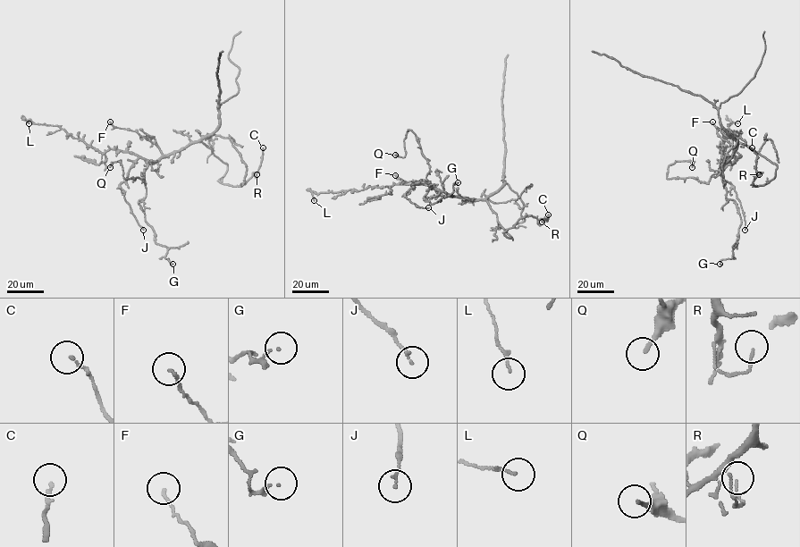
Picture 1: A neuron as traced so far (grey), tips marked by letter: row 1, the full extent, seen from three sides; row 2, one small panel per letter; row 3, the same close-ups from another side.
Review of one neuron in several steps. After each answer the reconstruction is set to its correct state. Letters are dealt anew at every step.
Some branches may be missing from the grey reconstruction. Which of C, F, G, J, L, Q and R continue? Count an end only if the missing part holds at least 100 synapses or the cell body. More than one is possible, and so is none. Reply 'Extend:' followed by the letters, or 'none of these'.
Extend: none of these

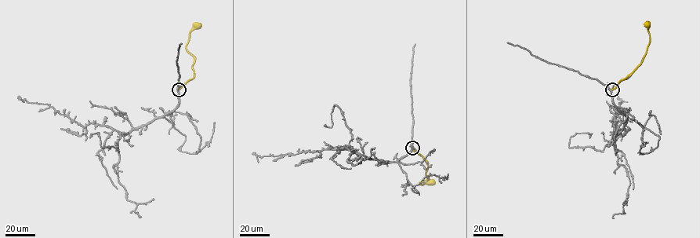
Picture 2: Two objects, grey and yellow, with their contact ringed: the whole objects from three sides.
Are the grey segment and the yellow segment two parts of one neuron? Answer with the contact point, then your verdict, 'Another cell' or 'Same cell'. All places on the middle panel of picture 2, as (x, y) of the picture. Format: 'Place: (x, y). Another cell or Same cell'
Place: (412, 148). Another cell

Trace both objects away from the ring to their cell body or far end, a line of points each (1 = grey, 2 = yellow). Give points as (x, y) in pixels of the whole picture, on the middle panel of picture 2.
1: (412, 148), (396, 161), (388, 162), (366, 158), (349, 150), (328, 149), (294, 155), (256, 155), (258, 162)
2: (412, 148), (428, 162), (426, 172), (427, 179), (419, 183), (429, 182)

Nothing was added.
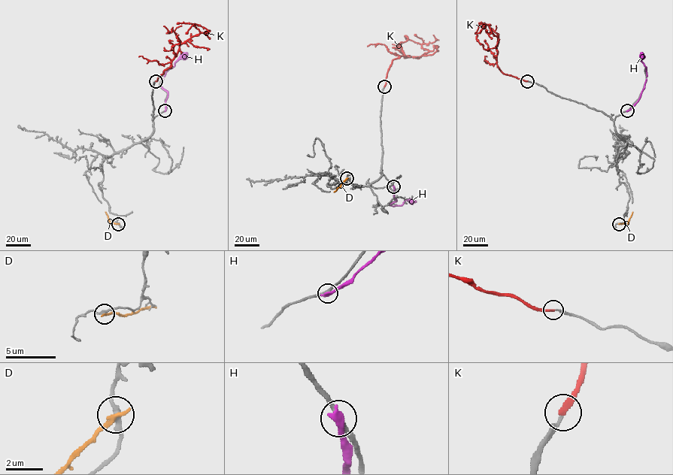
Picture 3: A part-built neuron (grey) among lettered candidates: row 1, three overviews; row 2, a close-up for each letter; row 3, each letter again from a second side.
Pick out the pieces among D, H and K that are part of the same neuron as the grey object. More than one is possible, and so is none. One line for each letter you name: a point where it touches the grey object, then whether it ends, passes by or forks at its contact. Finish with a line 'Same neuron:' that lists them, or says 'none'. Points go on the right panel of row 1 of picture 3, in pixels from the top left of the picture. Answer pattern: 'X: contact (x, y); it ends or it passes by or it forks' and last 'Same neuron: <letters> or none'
K: contact (527, 81); it ends
Same neuron: K

